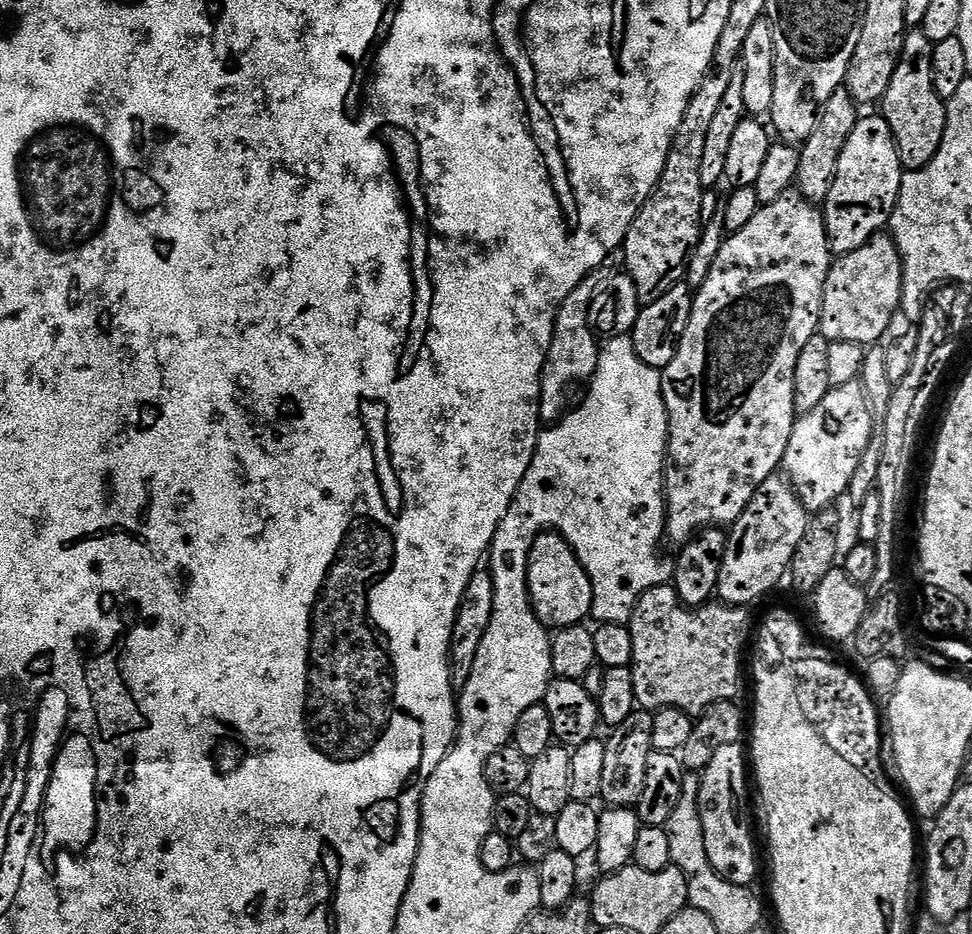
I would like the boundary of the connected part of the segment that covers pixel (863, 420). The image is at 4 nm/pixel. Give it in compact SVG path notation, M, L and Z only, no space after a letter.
M846 384L835 385L812 412L805 412L797 419L792 446L786 457L786 476L809 513L815 514L821 508L829 507L836 502L832 500L847 490L873 431L874 421L863 391Z

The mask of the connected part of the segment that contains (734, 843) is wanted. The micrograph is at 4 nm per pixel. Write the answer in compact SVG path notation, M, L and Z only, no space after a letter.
M731 744L722 750L718 750L718 754L714 754L714 758L710 758L710 762L704 765L702 775L704 777L698 781L700 797L698 798L698 806L702 814L702 830L706 838L706 854L710 858L710 862L714 866L714 870L722 879L730 881L732 884L751 885L752 879L756 876L756 840L752 837L752 824L748 821L748 784L750 788L750 768L746 763L746 752L743 747Z

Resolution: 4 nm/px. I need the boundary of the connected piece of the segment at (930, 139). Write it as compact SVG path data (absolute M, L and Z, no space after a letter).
M912 30L904 37L904 49L900 52L900 60L894 70L894 78L890 78L890 86L886 90L882 101L882 115L894 134L894 142L898 146L900 165L905 170L924 168L938 154L942 146L942 138L946 134L946 122L948 121L948 109L945 101L935 93L934 78L932 77L932 49L930 38L922 30Z

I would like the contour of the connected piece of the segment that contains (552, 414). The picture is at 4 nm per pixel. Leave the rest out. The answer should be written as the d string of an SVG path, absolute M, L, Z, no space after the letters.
M571 304L560 309L556 322L556 337L552 339L544 363L544 372L540 375L540 418L544 422L556 422L565 415L564 391L567 390L568 384L574 383L575 380L587 381L596 371L597 337L589 325L587 311Z

